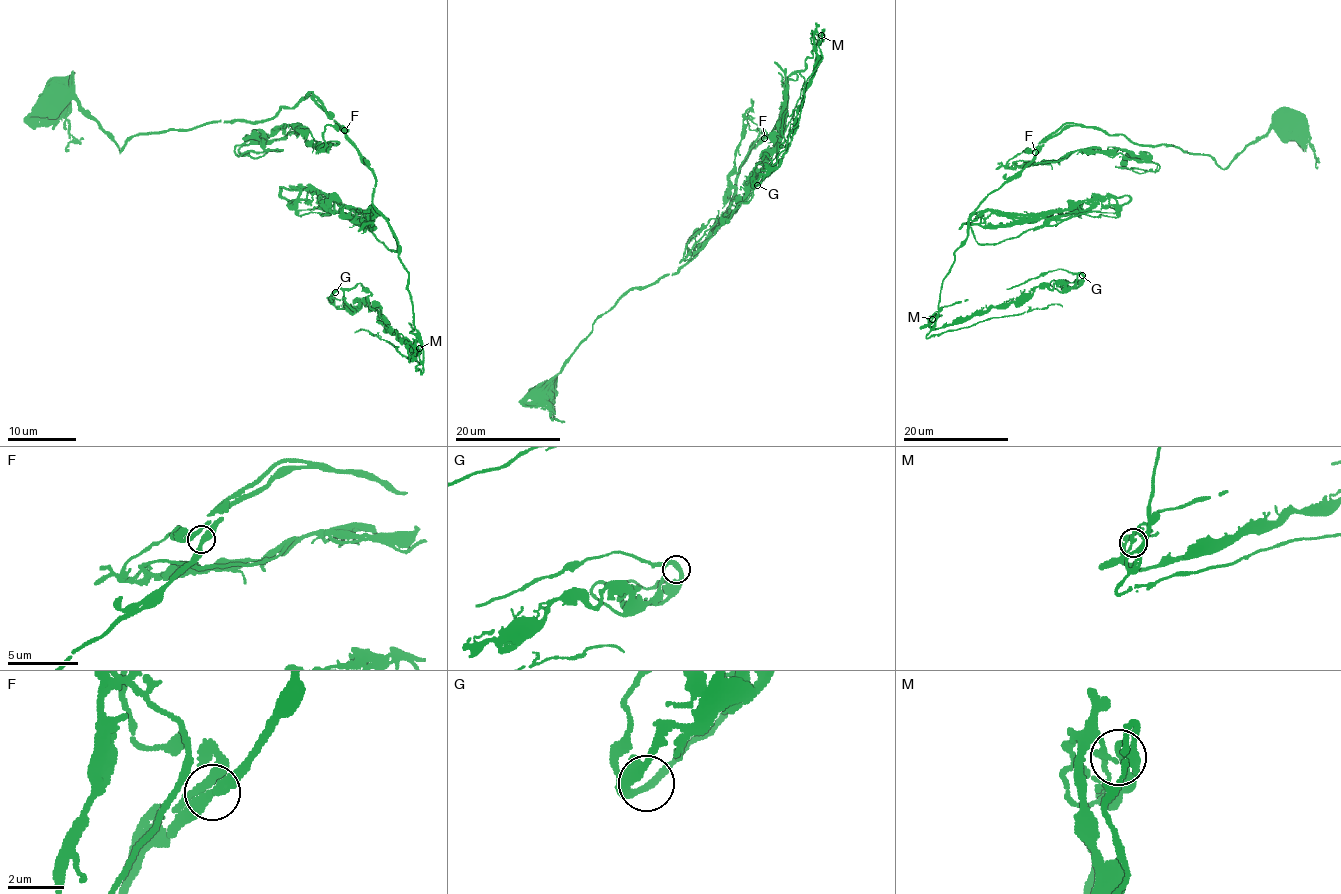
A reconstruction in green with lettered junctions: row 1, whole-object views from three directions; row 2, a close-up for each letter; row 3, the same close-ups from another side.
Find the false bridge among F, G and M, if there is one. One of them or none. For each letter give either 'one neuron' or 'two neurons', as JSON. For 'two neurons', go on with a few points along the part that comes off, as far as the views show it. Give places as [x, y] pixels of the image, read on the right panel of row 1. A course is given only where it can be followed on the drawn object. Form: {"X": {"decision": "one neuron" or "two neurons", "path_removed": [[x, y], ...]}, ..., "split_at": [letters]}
{"F": {"decision": "one neuron"}, "G": {"decision": "one neuron"}, "M": {"decision": "one neuron"}, "split_at": []}

